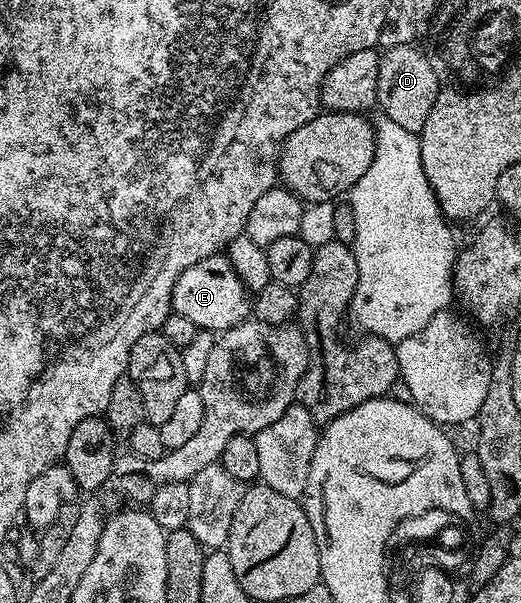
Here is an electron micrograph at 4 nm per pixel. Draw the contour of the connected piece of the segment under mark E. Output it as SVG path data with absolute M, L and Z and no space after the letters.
M226 254L210 255L185 269L173 285L171 310L181 317L189 317L196 329L203 327L212 333L227 331L248 318L253 303L247 287L243 283Z

